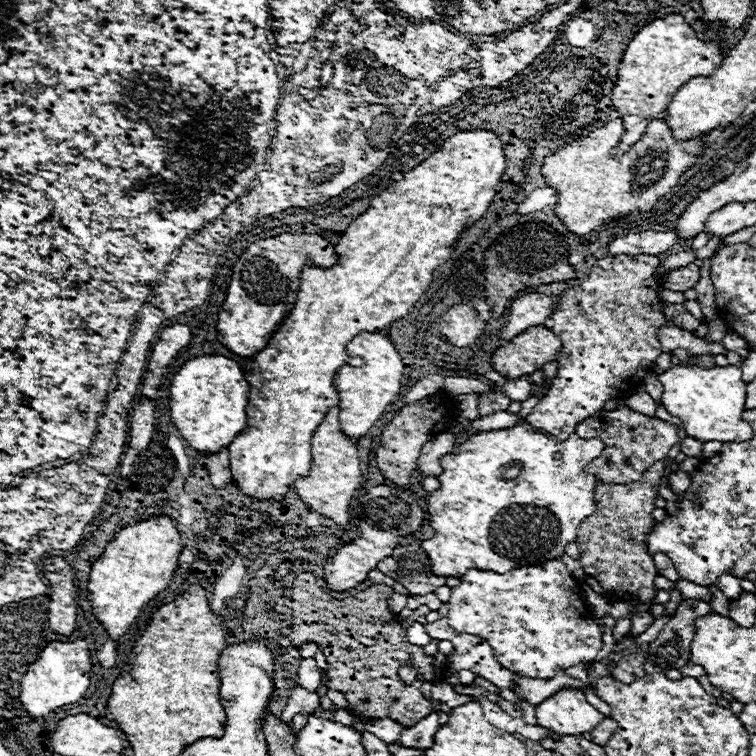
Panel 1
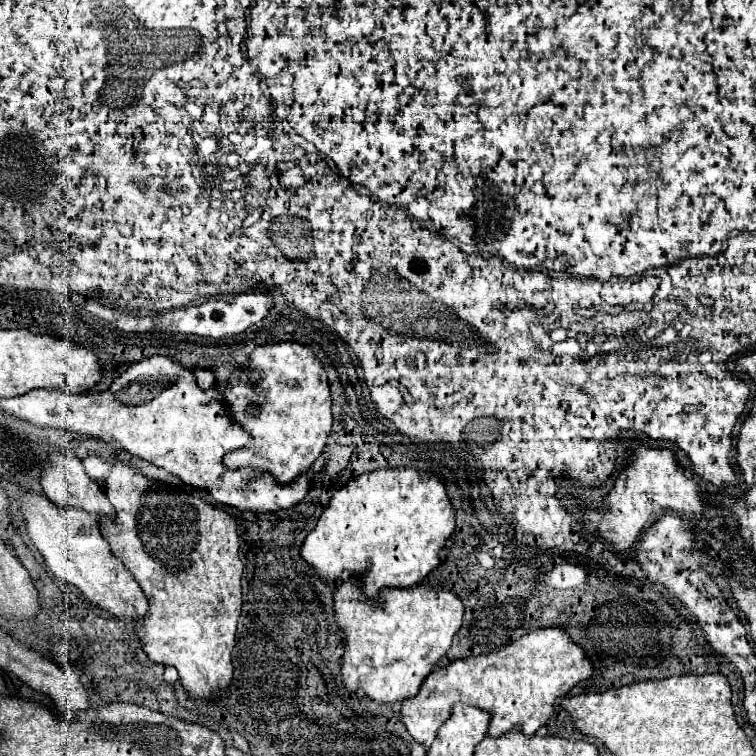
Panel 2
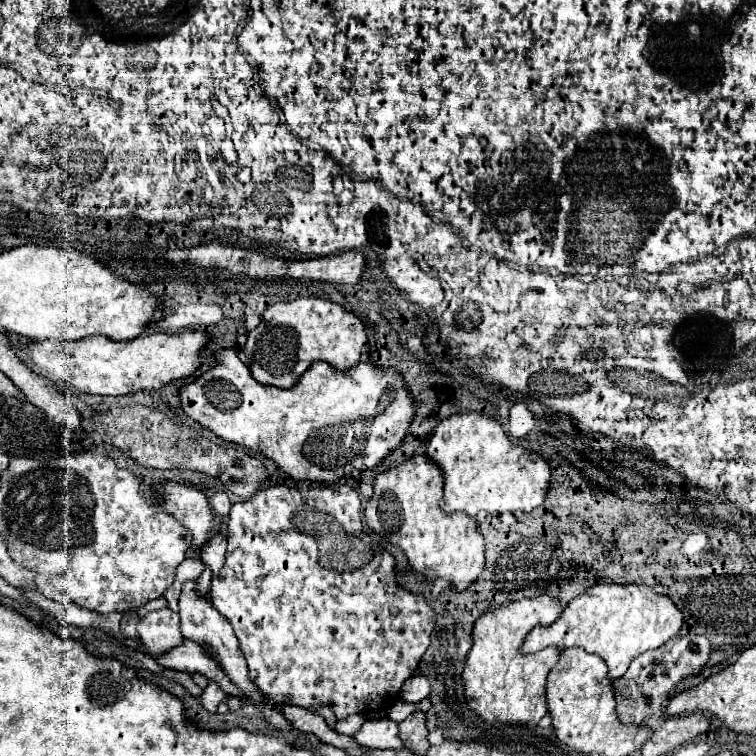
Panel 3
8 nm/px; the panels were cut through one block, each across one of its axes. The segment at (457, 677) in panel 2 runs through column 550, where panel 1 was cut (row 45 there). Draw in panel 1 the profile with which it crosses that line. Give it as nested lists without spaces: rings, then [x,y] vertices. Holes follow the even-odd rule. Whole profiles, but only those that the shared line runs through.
[[[668,14],[638,30],[622,56],[616,74],[618,80],[612,88],[612,104],[620,114],[626,130],[620,144],[616,146],[616,154],[628,152],[642,138],[646,126],[670,104],[670,98],[666,96],[672,96],[690,78],[710,76],[714,68],[722,64],[722,60],[724,56],[720,48],[714,42],[698,40],[696,32],[684,22],[680,14]]]

